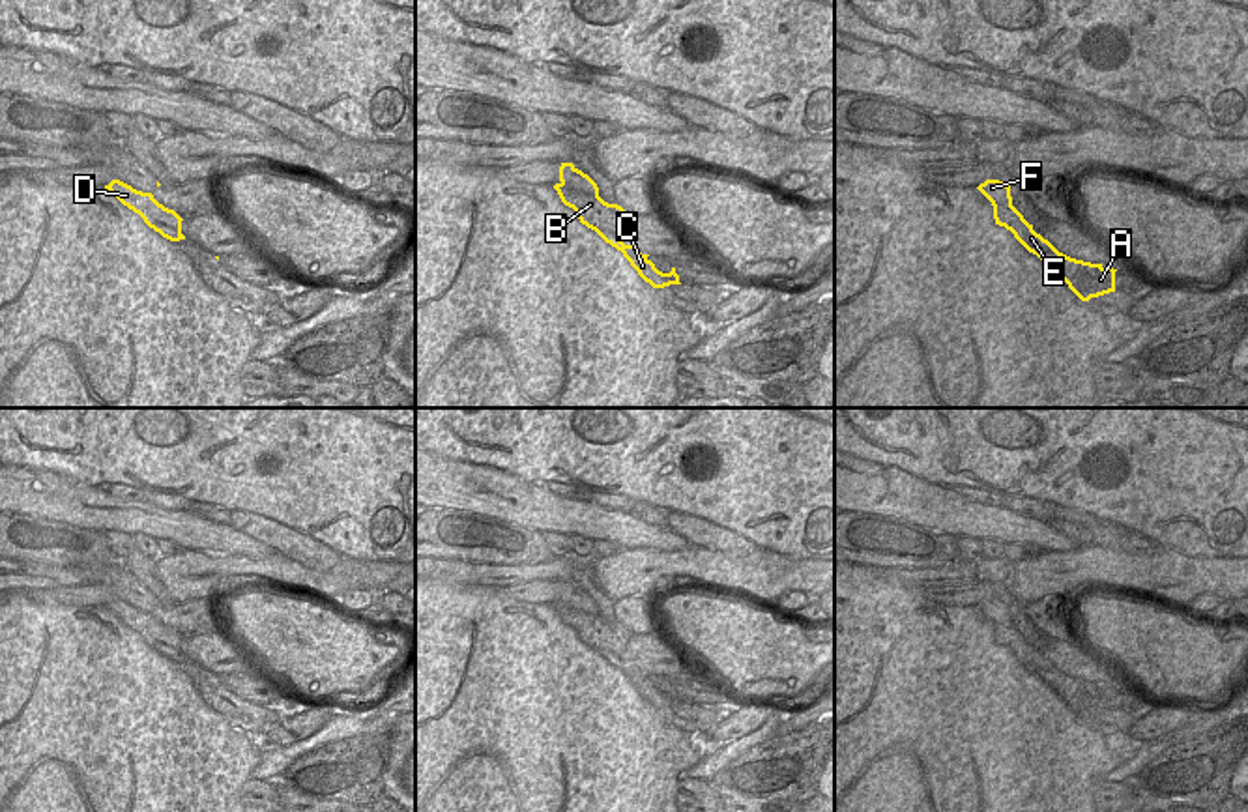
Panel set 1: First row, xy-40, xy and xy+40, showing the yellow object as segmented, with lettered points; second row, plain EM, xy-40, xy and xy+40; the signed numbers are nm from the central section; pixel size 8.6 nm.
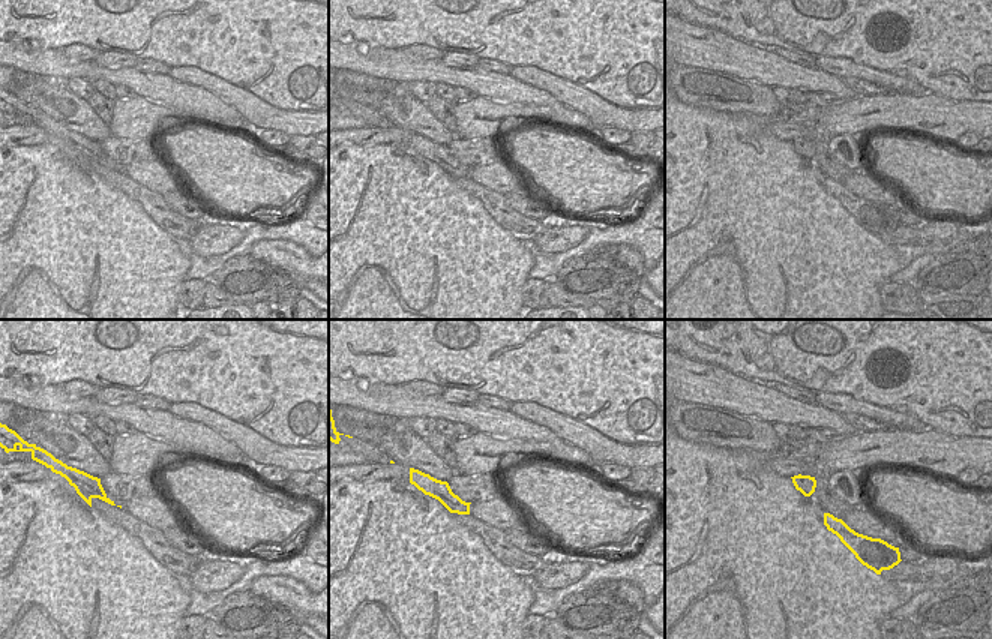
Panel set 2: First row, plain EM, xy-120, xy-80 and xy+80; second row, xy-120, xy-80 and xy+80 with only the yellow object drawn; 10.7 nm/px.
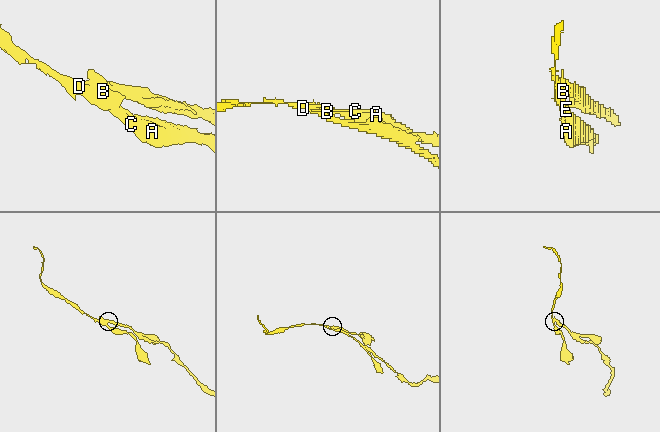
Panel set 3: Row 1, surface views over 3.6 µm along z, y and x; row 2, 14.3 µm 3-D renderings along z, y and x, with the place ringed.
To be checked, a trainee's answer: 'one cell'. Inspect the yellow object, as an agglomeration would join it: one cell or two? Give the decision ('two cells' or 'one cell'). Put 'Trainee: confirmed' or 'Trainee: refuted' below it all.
two cells
Trainee: refuted

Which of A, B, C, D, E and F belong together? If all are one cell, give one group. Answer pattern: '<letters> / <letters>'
A B C D E / F

